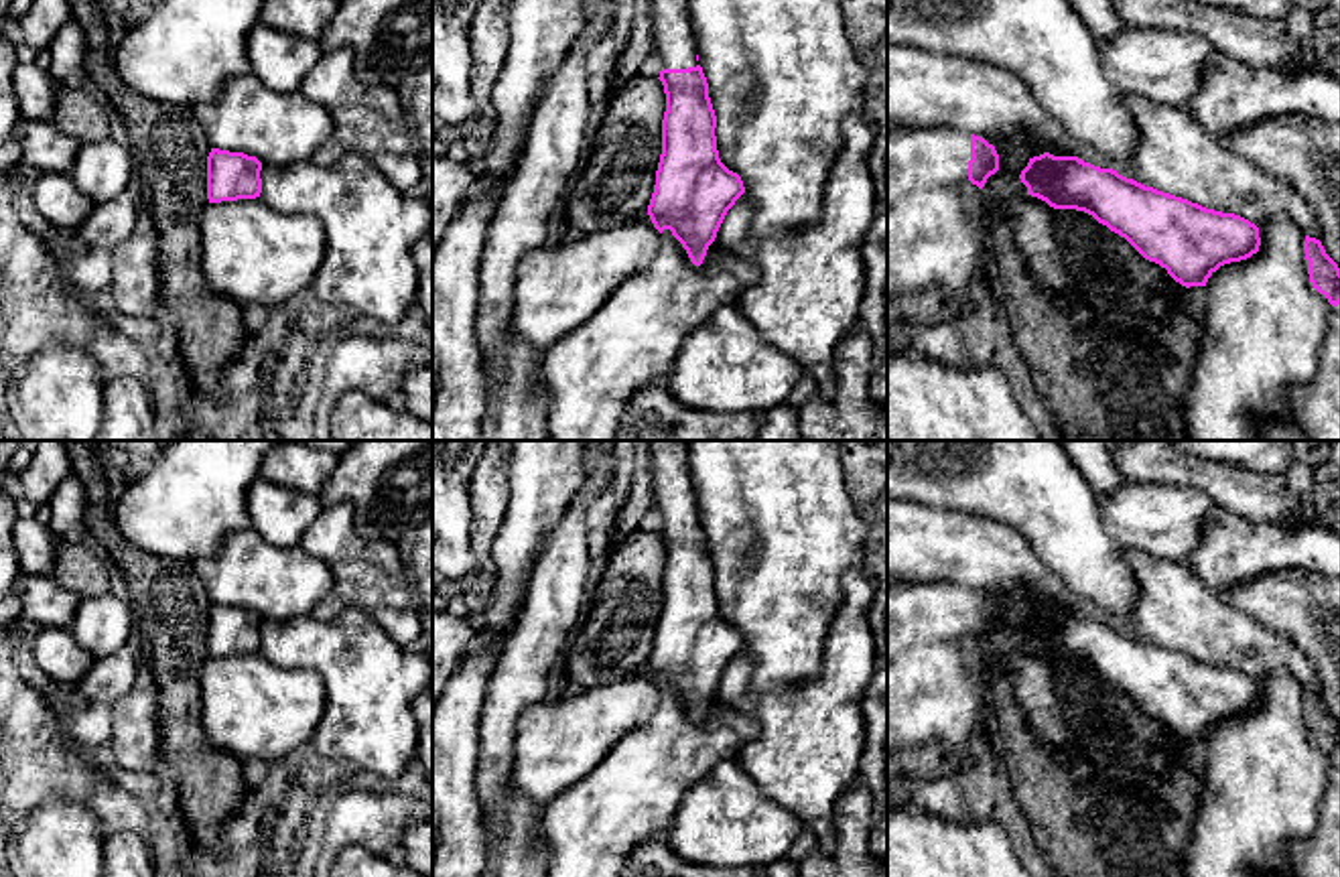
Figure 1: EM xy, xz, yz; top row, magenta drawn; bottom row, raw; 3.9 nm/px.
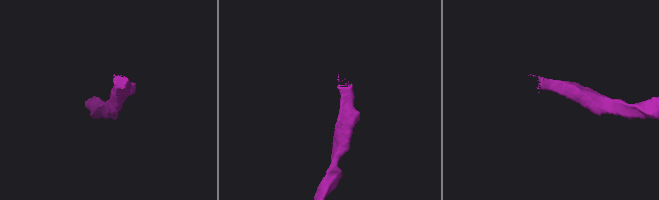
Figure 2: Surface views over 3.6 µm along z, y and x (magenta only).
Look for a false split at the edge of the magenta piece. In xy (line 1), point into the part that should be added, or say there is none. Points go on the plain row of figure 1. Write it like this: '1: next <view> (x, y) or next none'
1: next xy (252, 709)

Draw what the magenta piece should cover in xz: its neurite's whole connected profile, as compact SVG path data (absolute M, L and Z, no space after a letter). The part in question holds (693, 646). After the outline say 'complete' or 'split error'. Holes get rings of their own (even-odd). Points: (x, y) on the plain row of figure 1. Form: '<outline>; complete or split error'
M652 441L652 493L654 510L662 516L660 536L666 548L662 575L662 609L656 625L656 639L648 660L654 682L670 684L682 698L690 717L700 721L717 686L745 648L743 635L729 625L717 605L717 570L709 552L709 538L698 518L698 501L692 485L688 441Z; split error

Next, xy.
M211 603L201 721L213 747L272 763L311 743L327 688L313 670L274 666L260 652L260 625L256 611Z; split error

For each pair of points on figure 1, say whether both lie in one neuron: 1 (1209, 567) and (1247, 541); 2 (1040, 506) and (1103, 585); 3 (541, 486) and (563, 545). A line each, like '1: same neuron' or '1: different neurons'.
1: same neuron
2: same neuron
3: different neurons

